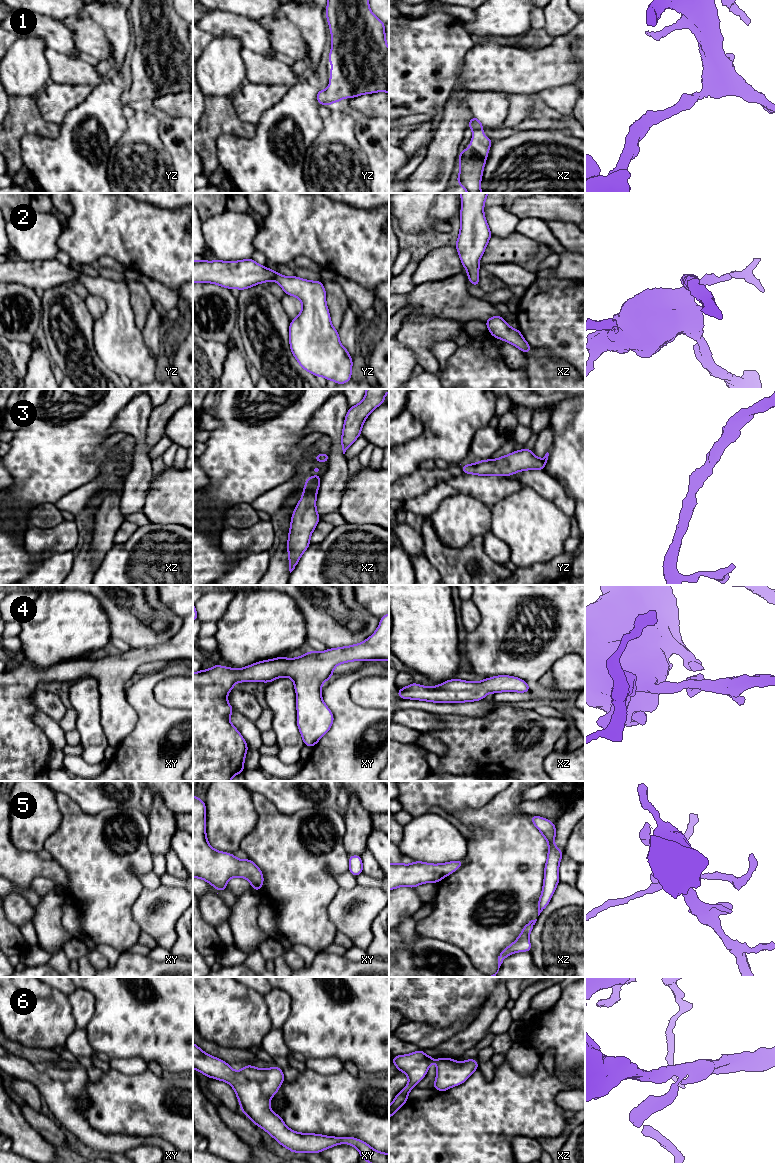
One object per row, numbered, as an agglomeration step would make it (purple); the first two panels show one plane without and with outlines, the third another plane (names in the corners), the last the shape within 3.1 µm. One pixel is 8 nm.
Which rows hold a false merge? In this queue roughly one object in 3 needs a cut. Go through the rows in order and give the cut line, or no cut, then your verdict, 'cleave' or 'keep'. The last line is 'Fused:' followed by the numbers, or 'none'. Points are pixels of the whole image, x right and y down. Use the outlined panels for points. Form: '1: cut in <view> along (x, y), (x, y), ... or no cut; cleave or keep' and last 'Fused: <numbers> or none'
1: no cut; keep
2: no cut; keep
3: no cut; keep
4: no cut; keep
5: no cut; keep
6: no cut; keep
Fused: none

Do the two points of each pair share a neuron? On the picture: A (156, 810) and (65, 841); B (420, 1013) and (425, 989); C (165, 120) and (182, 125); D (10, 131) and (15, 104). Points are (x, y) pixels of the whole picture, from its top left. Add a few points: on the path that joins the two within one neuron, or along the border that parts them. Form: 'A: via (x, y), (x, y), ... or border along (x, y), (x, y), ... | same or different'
A: border along (146, 815), (148, 821), (147, 839) | different
B: via (420, 1007), (422, 995) | same
C: via (169, 124), (178, 125) | same
D: via (15, 124), (15, 111) | same

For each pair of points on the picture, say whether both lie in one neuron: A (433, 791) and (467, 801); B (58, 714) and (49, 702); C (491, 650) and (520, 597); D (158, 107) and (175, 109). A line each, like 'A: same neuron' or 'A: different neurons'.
A: same neuron
B: same neuron
C: same neuron
D: same neuron

